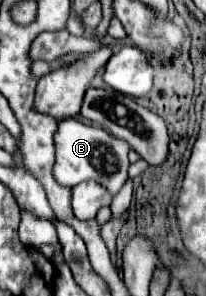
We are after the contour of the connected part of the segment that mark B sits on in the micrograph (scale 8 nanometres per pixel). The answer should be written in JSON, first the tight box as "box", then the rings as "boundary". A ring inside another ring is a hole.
{"box":[54,119,128,197],"boundary":[[[64,119],[58,123],[58,135],[56,135],[56,165],[54,165],[54,177],[58,183],[82,183],[86,179],[92,179],[100,183],[108,193],[114,197],[122,185],[128,181],[128,145],[120,139],[114,139],[108,131],[102,131],[100,127],[88,127],[80,123],[78,119]]]}

